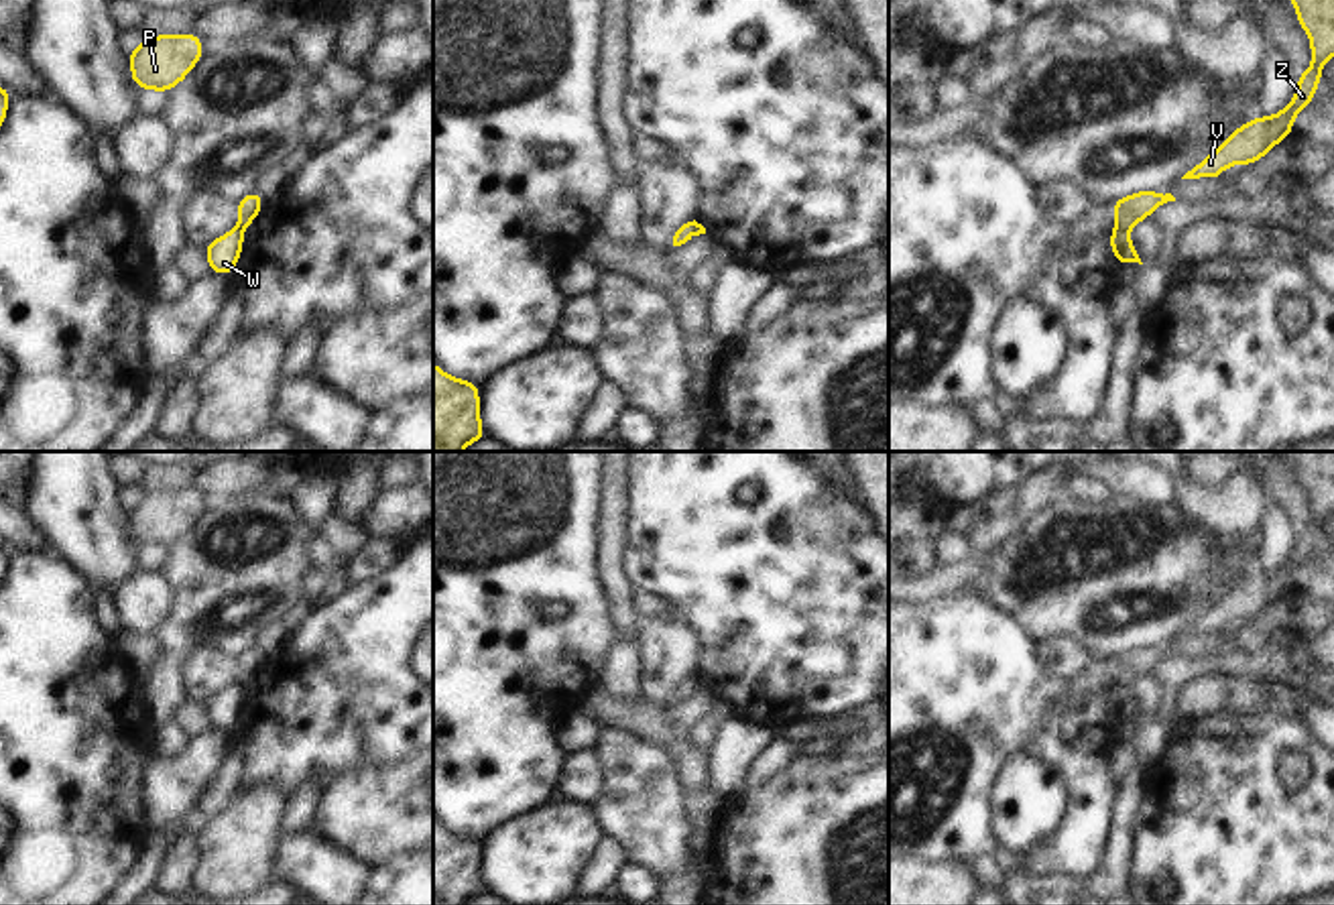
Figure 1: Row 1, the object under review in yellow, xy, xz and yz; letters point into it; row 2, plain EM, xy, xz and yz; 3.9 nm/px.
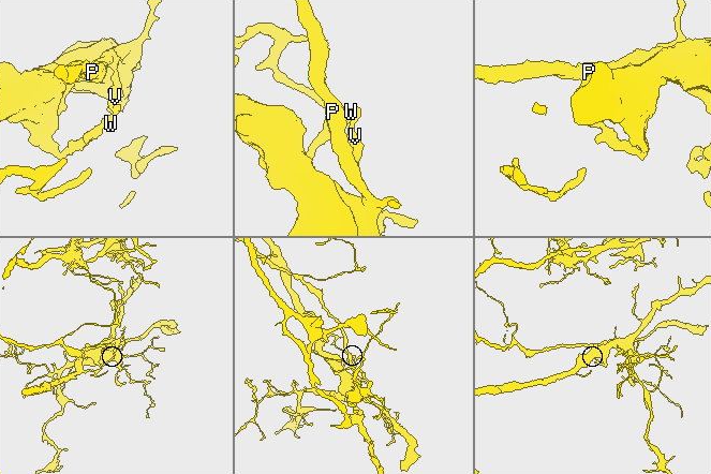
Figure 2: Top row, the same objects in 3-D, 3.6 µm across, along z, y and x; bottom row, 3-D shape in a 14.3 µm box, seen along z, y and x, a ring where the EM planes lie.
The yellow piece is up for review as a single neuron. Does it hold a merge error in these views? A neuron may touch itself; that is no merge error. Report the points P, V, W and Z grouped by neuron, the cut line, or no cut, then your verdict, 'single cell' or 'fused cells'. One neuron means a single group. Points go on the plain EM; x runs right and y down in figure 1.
P V Z / W; cut in yz along (1115, 684), (1127, 686); fused cells

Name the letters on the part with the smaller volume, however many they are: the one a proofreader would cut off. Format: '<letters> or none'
P, V, Z

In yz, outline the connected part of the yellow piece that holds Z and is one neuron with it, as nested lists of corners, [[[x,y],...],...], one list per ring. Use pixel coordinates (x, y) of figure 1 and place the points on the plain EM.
[[[1287,451],[1297,480],[1310,490],[1312,521],[1297,529],[1293,553],[1273,571],[1255,571],[1234,584],[1228,594],[1181,635],[1218,632],[1232,620],[1257,620],[1273,602],[1289,594],[1293,576],[1312,561],[1322,539],[1322,525],[1334,512],[1334,451]]]

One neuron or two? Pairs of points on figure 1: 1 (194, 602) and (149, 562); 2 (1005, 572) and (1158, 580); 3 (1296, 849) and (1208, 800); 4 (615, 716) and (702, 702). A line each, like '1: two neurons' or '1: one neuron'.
1: two neurons
2: one neuron
3: one neuron
4: one neuron

